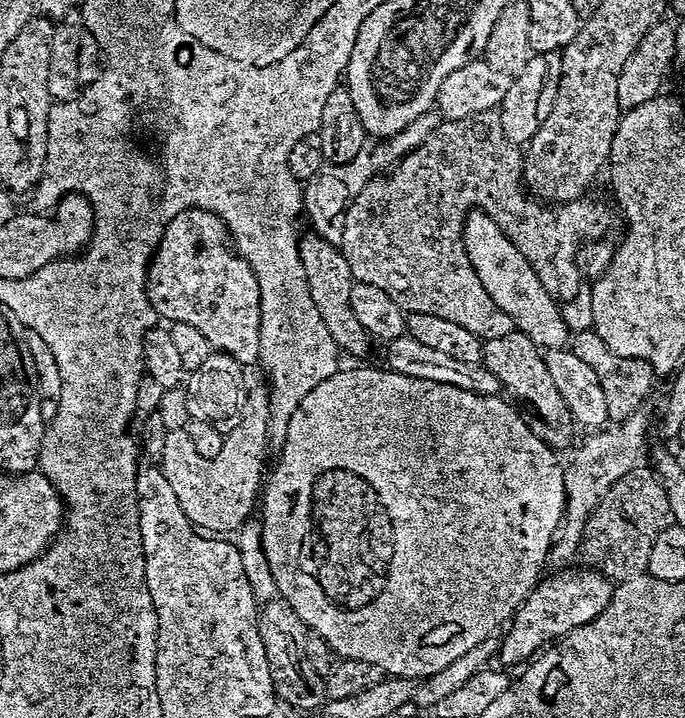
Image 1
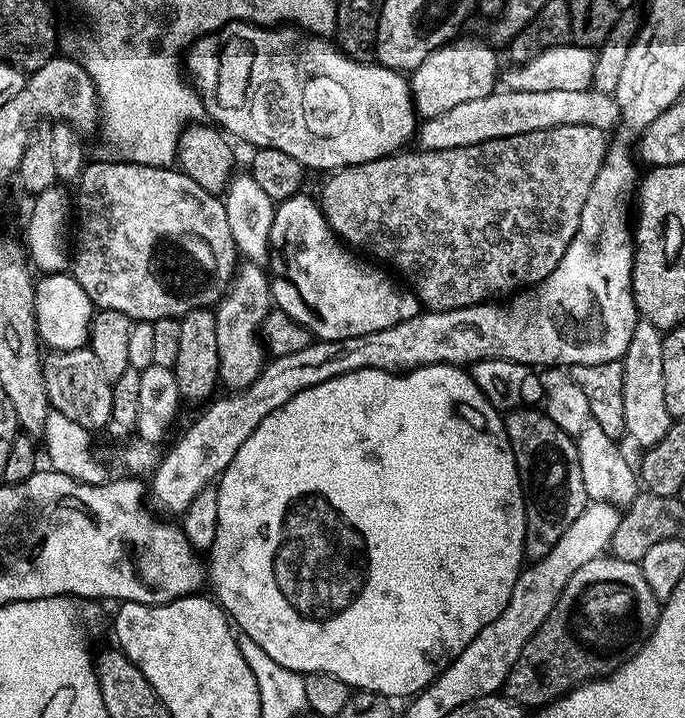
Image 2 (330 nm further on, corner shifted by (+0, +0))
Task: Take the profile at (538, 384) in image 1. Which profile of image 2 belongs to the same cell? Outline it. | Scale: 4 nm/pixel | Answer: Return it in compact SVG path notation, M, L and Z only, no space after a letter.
M517 406L503 417L504 429L508 432L508 441L512 447L512 453L516 459L516 469L520 475L521 485L526 493L524 502L524 513L528 519L528 529L524 535L524 555L529 561L535 562L546 558L550 550L554 550L554 542L566 534L570 522L582 514L582 510L589 504L586 494L586 486L582 486L582 466L578 466L578 450L573 437L558 426L539 407L524 408Z

